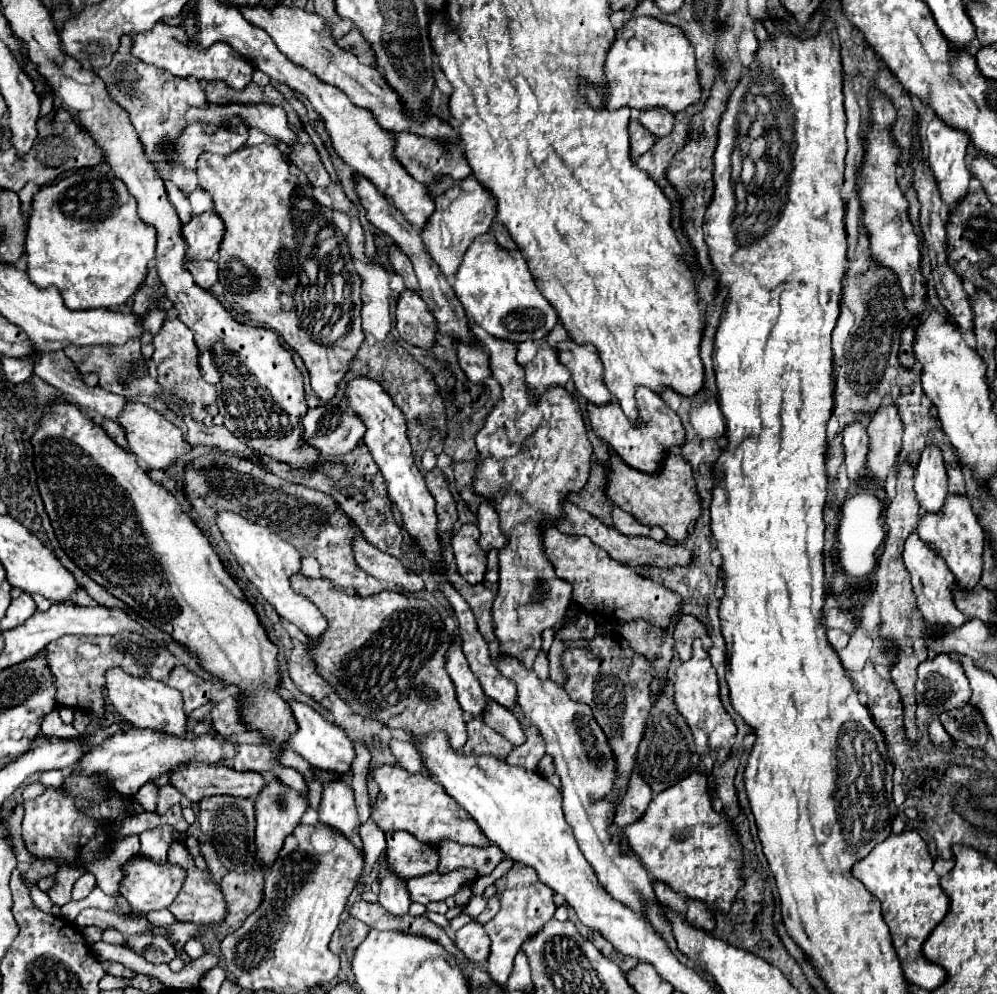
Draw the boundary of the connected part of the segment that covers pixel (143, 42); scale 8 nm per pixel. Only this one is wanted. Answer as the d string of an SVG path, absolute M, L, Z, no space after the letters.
M159 22L153 30L145 34L133 36L133 56L141 58L147 64L165 68L181 78L193 76L197 80L207 80L207 82L223 80L233 90L243 90L251 82L251 74L255 70L255 66L249 64L249 58L241 58L241 54L237 54L237 50L233 50L225 42L215 42L213 46L203 48L197 46L197 42L189 42L185 30L181 30L179 26L169 26L163 22Z

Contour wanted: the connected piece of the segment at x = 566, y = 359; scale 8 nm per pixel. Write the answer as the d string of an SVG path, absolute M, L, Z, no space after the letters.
M559 342L559 360L571 370L577 392L591 404L605 406L613 400L605 382L603 366L593 346L579 346L575 342Z

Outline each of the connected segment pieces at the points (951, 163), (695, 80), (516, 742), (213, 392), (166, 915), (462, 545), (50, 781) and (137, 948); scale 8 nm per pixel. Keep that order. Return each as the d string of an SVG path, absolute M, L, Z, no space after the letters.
M933 116L933 120L927 124L925 138L927 138L927 146L929 146L929 158L927 158L929 168L931 168L933 176L937 178L943 202L947 204L949 210L953 210L957 206L957 202L967 194L969 180L971 180L971 172L967 170L967 164L965 164L969 134L965 134L963 130L957 130L953 126L947 126L939 116Z
M651 16L631 18L621 30L617 30L617 40L607 52L605 76L609 82L605 108L617 110L627 106L643 110L639 122L657 138L671 134L675 124L673 114L683 112L687 106L701 100L699 74L691 42L685 38L681 28Z
M489 700L489 708L481 718L487 726L491 726L495 732L505 736L513 746L521 746L525 742L525 732L519 724L519 720L513 716L511 710L499 706L497 702Z
M171 308L169 310L169 318L165 320L165 324L161 326L159 334L153 338L153 362L157 364L159 370L159 384L163 386L163 392L169 396L177 396L177 398L185 398L189 402L191 408L191 416L201 422L207 414L215 416L217 414L217 388L207 384L201 376L199 370L199 350L195 346L193 340L193 332L179 320L177 310Z
M165 908L165 910L149 912L149 914L145 914L145 918L147 918L149 922L153 922L155 926L163 926L163 928L167 928L167 926L175 924L175 918L173 918L173 914L171 914L167 908Z
M463 524L451 538L457 570L469 584L481 584L487 568L487 552L477 546L477 536L481 532L475 524Z
M59 770L45 772L45 774L41 776L41 782L43 782L45 786L53 786L53 788L57 788L59 792L65 792L65 774L61 774Z
M147 932L147 934L133 934L133 936L127 940L127 944L129 944L129 948L131 948L135 954L143 956L143 950L151 944L151 940L153 940L153 932Z

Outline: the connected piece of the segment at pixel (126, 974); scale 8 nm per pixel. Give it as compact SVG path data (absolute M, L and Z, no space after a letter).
M105 962L103 966L105 966L105 970L107 970L109 974L113 974L113 976L123 976L123 978L135 978L135 976L137 976L133 970L125 968L125 966L119 964L119 962Z

